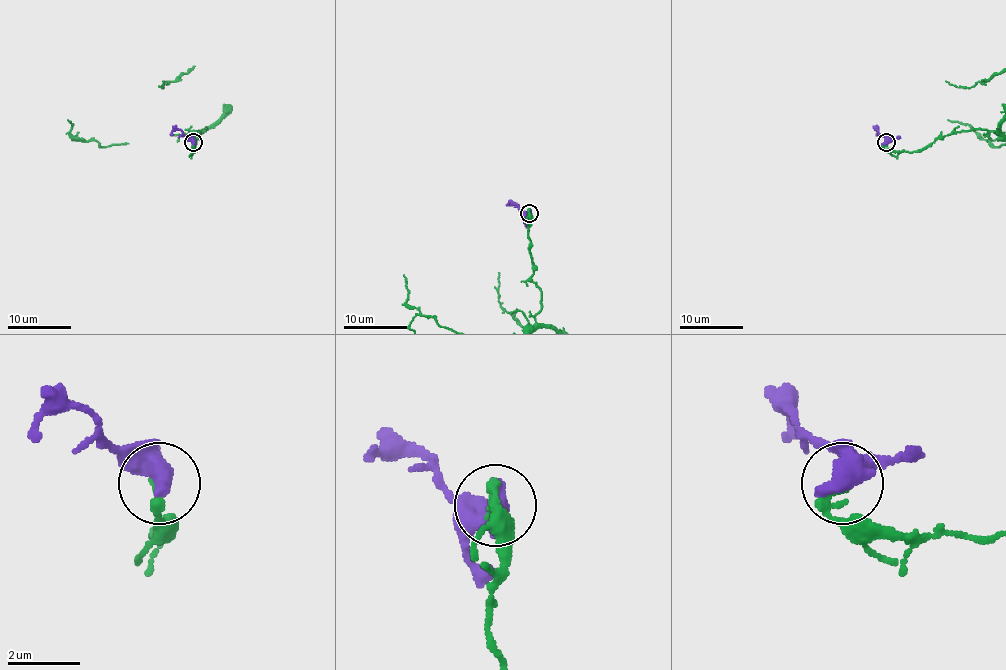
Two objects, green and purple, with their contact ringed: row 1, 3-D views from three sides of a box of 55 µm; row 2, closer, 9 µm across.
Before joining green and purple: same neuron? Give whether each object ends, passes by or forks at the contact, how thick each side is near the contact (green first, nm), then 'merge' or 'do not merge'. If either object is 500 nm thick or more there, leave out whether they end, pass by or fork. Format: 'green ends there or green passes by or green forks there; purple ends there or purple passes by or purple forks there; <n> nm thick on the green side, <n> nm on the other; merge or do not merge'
240 nm thick on the green side, 700 nm on the other; do not merge

